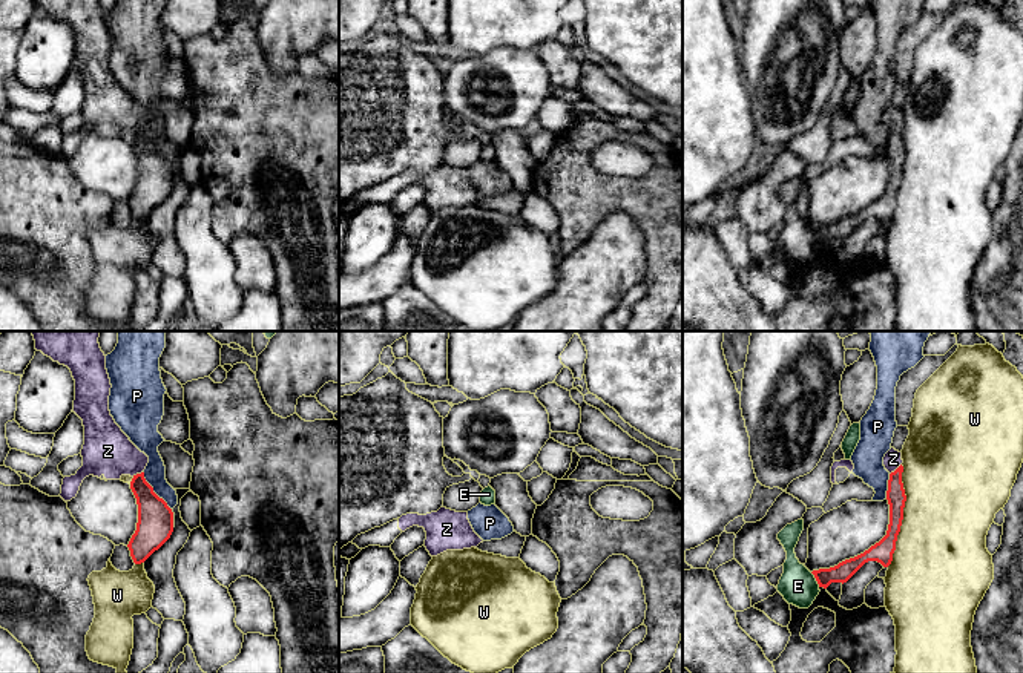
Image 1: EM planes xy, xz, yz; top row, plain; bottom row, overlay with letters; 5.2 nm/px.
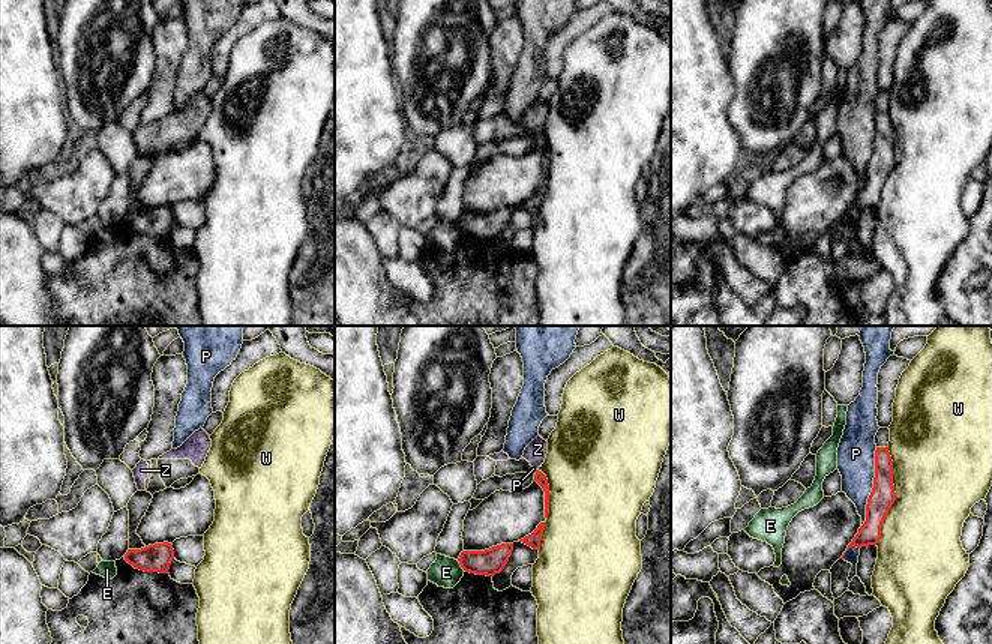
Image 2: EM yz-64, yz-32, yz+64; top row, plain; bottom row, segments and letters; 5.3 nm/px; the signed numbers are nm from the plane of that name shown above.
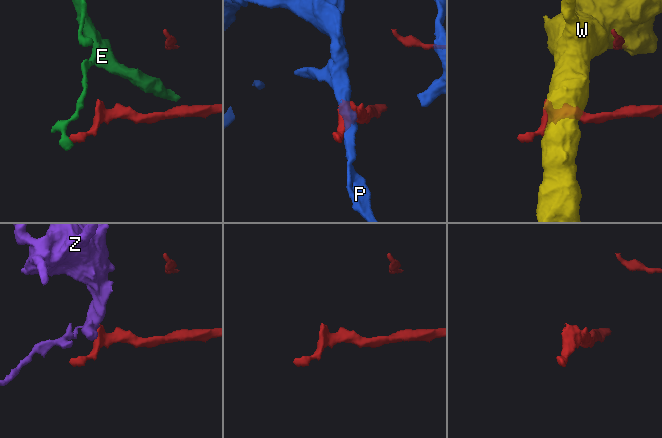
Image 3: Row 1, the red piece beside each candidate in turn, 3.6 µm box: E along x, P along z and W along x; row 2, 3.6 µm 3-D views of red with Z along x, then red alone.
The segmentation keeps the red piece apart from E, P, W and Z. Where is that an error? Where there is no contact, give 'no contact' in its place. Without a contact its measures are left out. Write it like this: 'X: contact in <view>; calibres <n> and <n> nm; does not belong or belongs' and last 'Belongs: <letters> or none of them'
E: contact in yz; calibres 100 and 200 nm; does not belong
P: contact in xy; calibres 190 and 110 nm; does not belong
W: contact in yz; calibres 110 and 460 nm; does not belong
Z: contact in yz; calibres 100 and 100 nm; belongs
Belongs: Z

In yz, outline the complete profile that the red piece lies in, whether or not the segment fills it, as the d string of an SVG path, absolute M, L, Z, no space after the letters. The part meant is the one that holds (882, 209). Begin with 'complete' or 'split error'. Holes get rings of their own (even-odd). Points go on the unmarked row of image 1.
split error | M891 104L883 113L883 123L890 129L886 147L886 156L890 161L890 181L886 192L879 199L854 215L845 216L830 225L813 227L811 230L814 231L819 244L827 245L831 239L847 239L868 218L877 218L883 224L891 221L906 158L902 140L902 120L902 109L896 107L894 104Z

